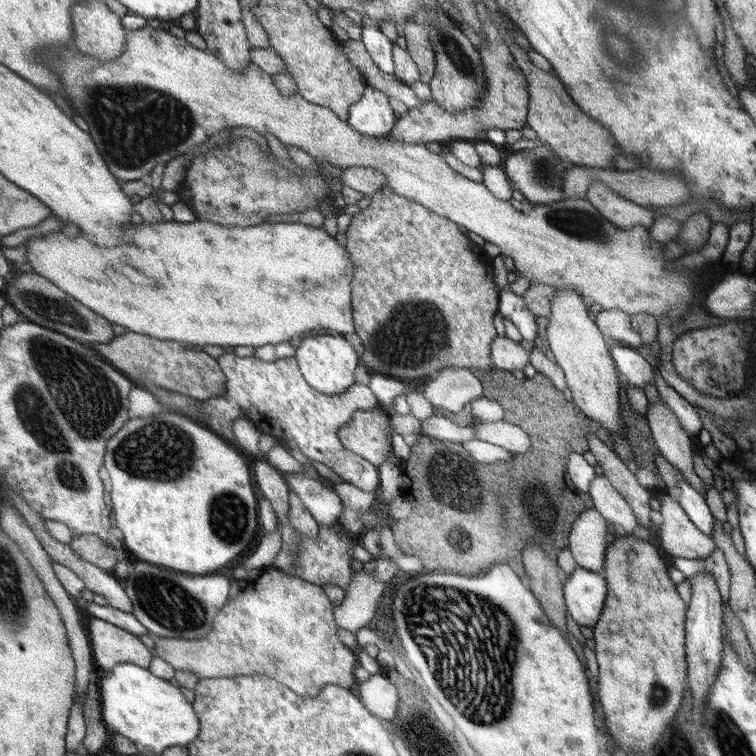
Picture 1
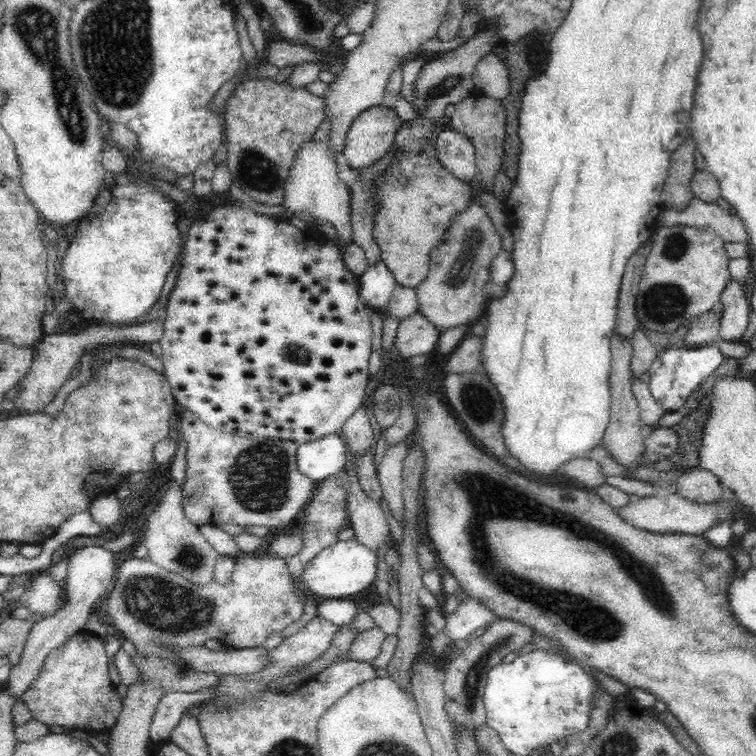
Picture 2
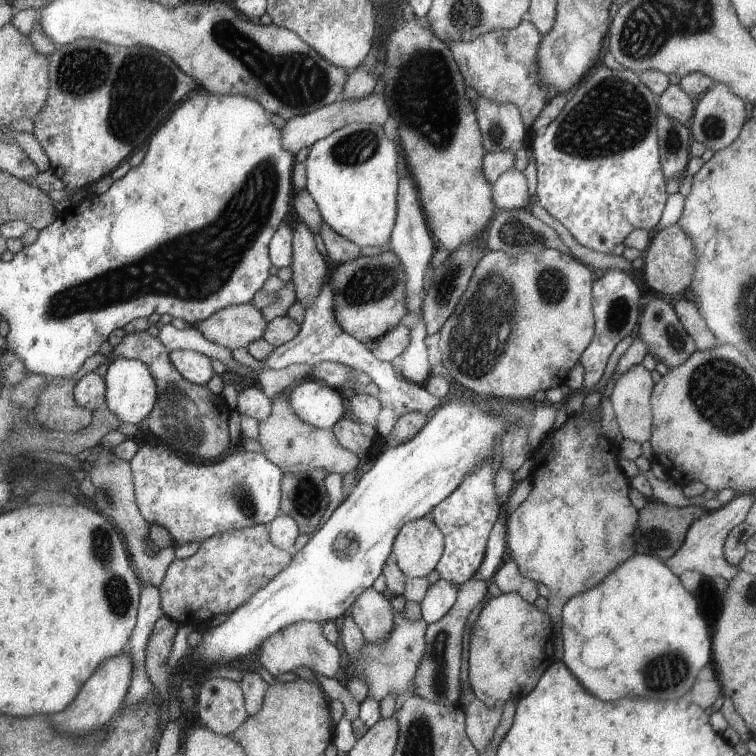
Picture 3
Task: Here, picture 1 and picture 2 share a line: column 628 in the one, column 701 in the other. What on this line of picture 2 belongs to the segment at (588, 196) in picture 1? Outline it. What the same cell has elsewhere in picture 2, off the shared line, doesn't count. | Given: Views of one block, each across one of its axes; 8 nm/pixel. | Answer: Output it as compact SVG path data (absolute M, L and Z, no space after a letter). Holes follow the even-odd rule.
M694 197L684 212L662 210L656 218L656 227L673 227L684 225L696 229L710 229L717 238L725 242L744 243L748 245L749 237L745 226L738 215L730 216L721 210L716 203L707 204Z

